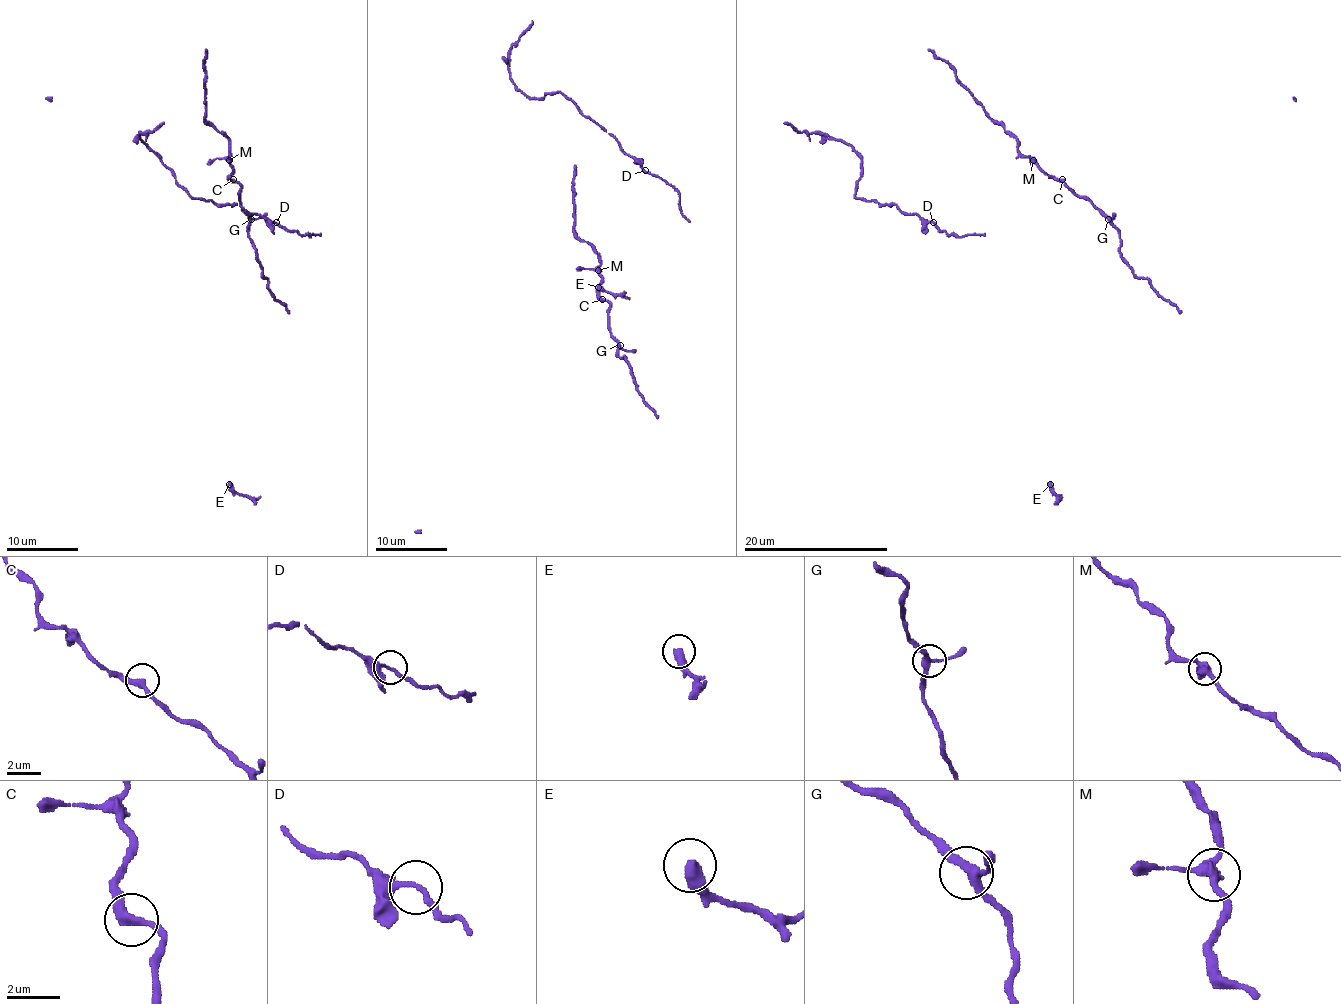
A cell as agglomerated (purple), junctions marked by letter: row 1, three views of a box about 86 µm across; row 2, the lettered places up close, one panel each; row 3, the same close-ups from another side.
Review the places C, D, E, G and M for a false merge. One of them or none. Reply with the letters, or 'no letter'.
no letter

